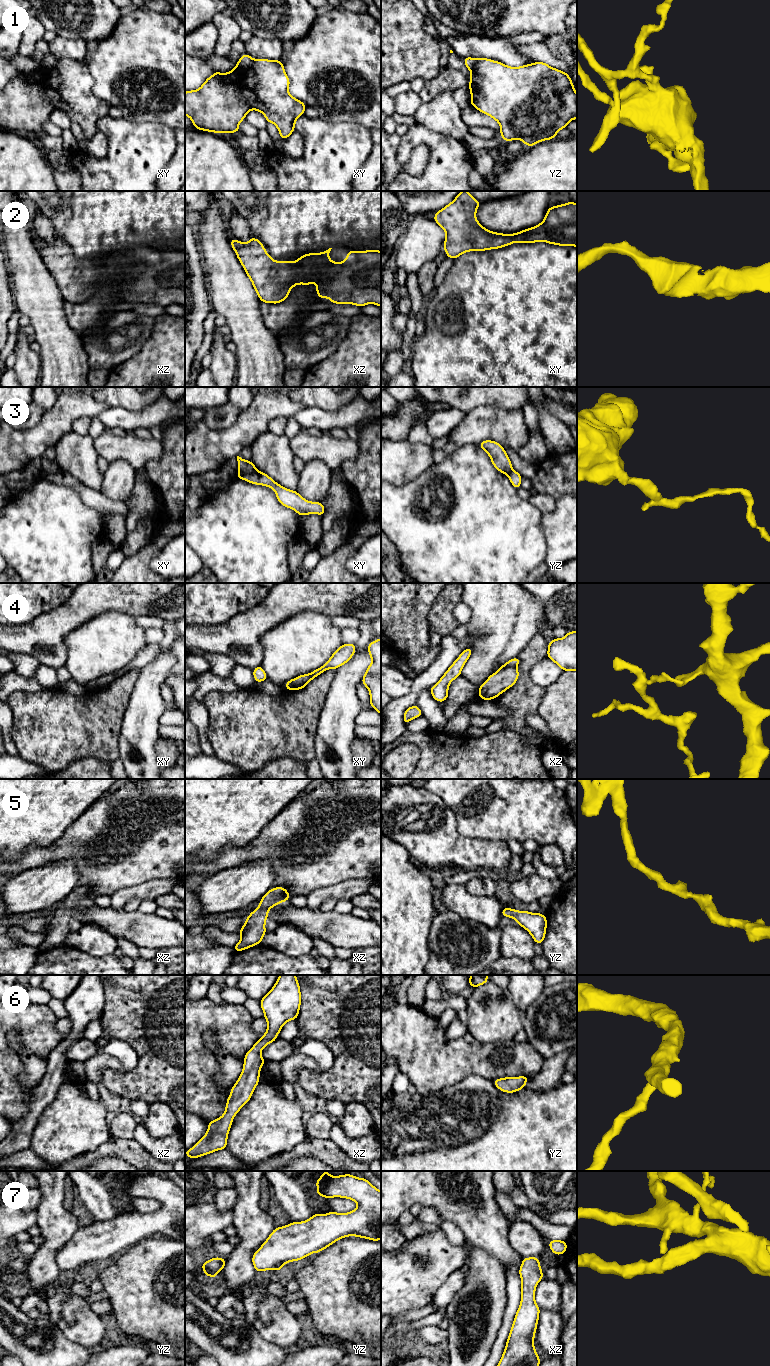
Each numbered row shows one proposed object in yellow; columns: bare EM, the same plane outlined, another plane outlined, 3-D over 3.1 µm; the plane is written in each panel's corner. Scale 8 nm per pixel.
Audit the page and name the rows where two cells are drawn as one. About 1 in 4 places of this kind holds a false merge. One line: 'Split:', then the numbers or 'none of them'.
Split: 1, 3, 4

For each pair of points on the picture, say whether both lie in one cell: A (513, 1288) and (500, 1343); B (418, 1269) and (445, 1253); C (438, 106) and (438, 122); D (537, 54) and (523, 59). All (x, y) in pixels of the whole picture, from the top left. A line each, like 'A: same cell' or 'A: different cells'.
A: same cell
B: same cell
C: same cell
D: different cells

